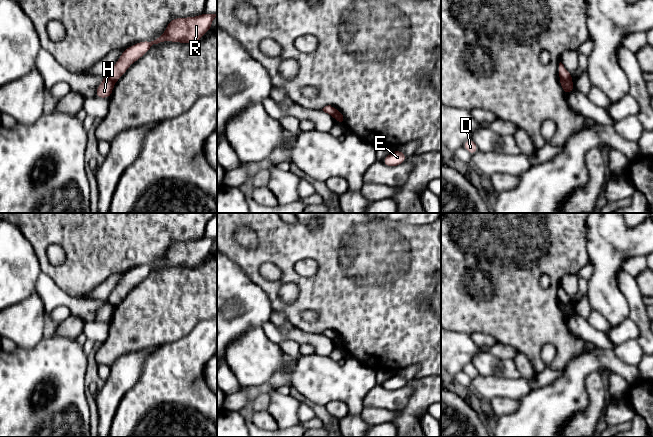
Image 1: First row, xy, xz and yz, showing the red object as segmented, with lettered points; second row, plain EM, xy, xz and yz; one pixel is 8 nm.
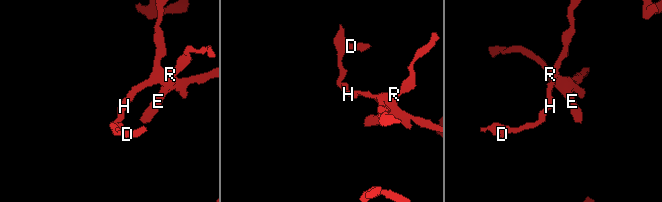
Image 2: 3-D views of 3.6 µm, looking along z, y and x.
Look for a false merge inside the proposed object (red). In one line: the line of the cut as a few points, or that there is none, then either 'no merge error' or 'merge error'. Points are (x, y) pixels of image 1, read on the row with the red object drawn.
cut in yz along (560, 77), (570, 81); merge error

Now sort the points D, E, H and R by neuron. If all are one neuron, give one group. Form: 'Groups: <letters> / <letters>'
Groups: D H / E R

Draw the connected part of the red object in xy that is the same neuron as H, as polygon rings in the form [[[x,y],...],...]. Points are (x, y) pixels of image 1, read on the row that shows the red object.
[[[105,76],[103,78],[103,81],[97,87],[95,97],[110,98],[115,83],[112,80],[110,80],[108,76]]]

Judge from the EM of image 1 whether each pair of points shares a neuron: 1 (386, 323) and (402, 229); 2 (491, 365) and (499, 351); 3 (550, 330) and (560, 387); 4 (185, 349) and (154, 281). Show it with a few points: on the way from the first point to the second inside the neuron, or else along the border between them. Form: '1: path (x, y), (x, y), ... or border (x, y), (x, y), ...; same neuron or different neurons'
1: path (403, 300), (417, 281), (417, 252); same neuron
2: border (472, 356), (489, 352), (501, 359), (511, 359); different neurons
3: border (580, 352), (563, 368); different neurons
4: border (197, 323), (180, 338), (158, 346); different neurons

